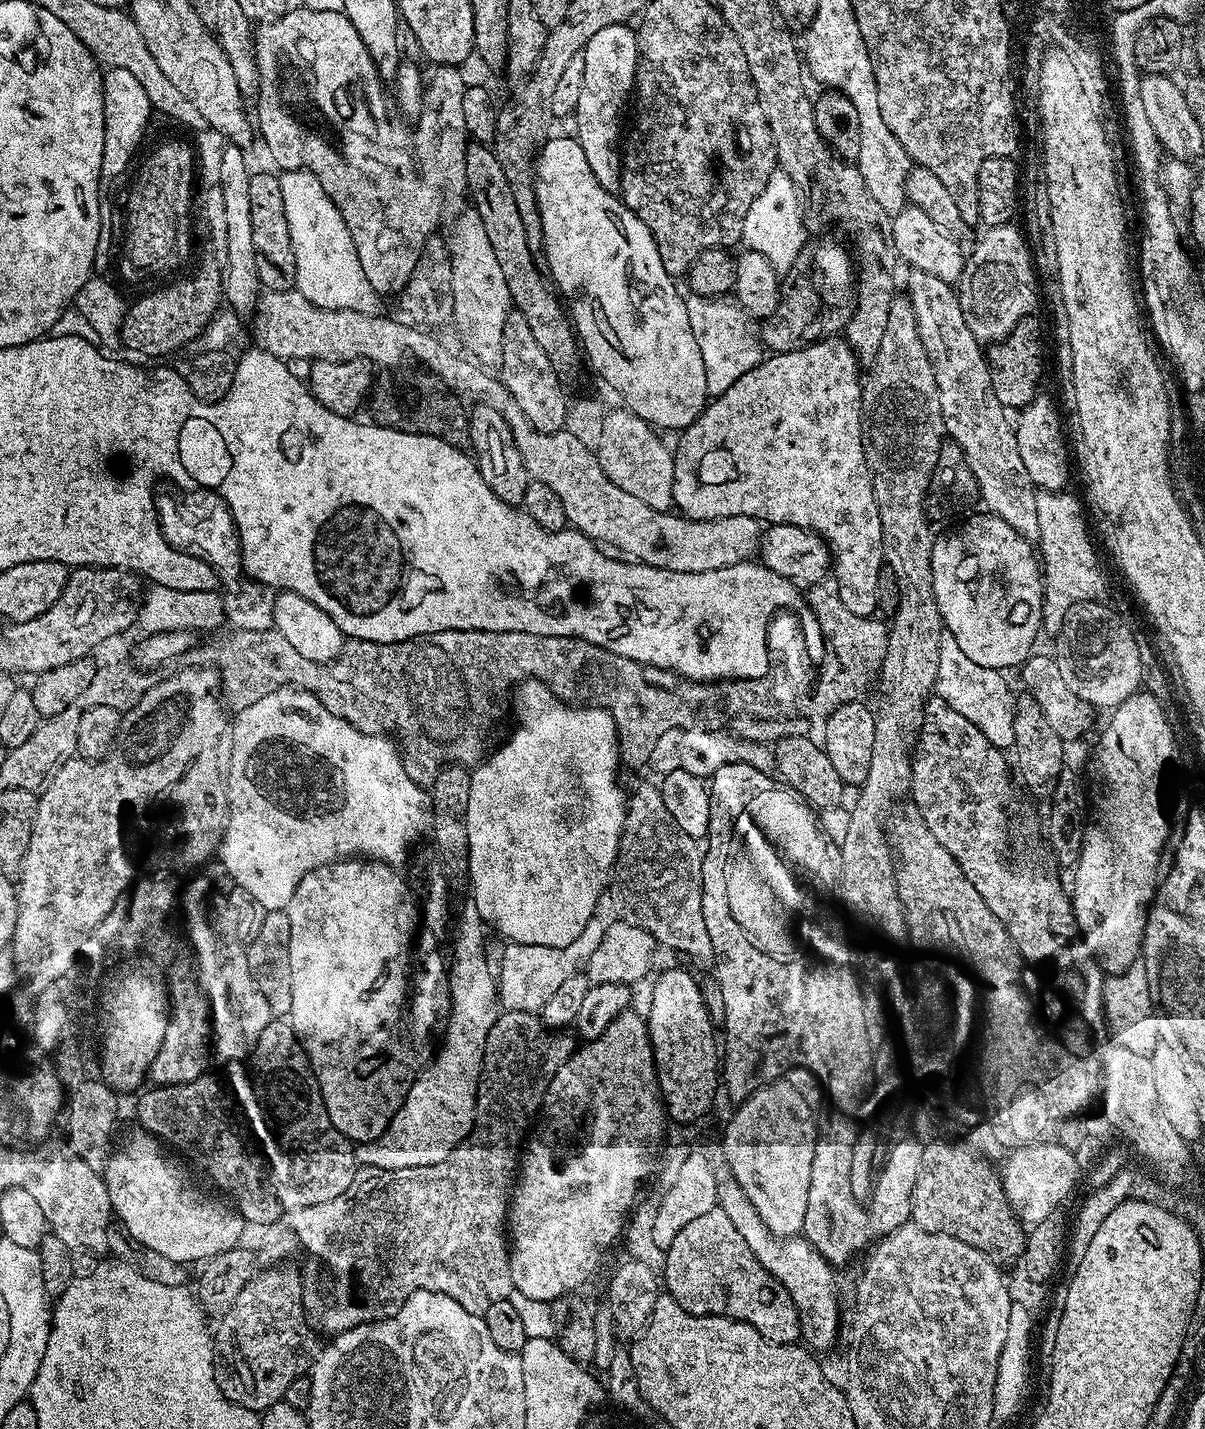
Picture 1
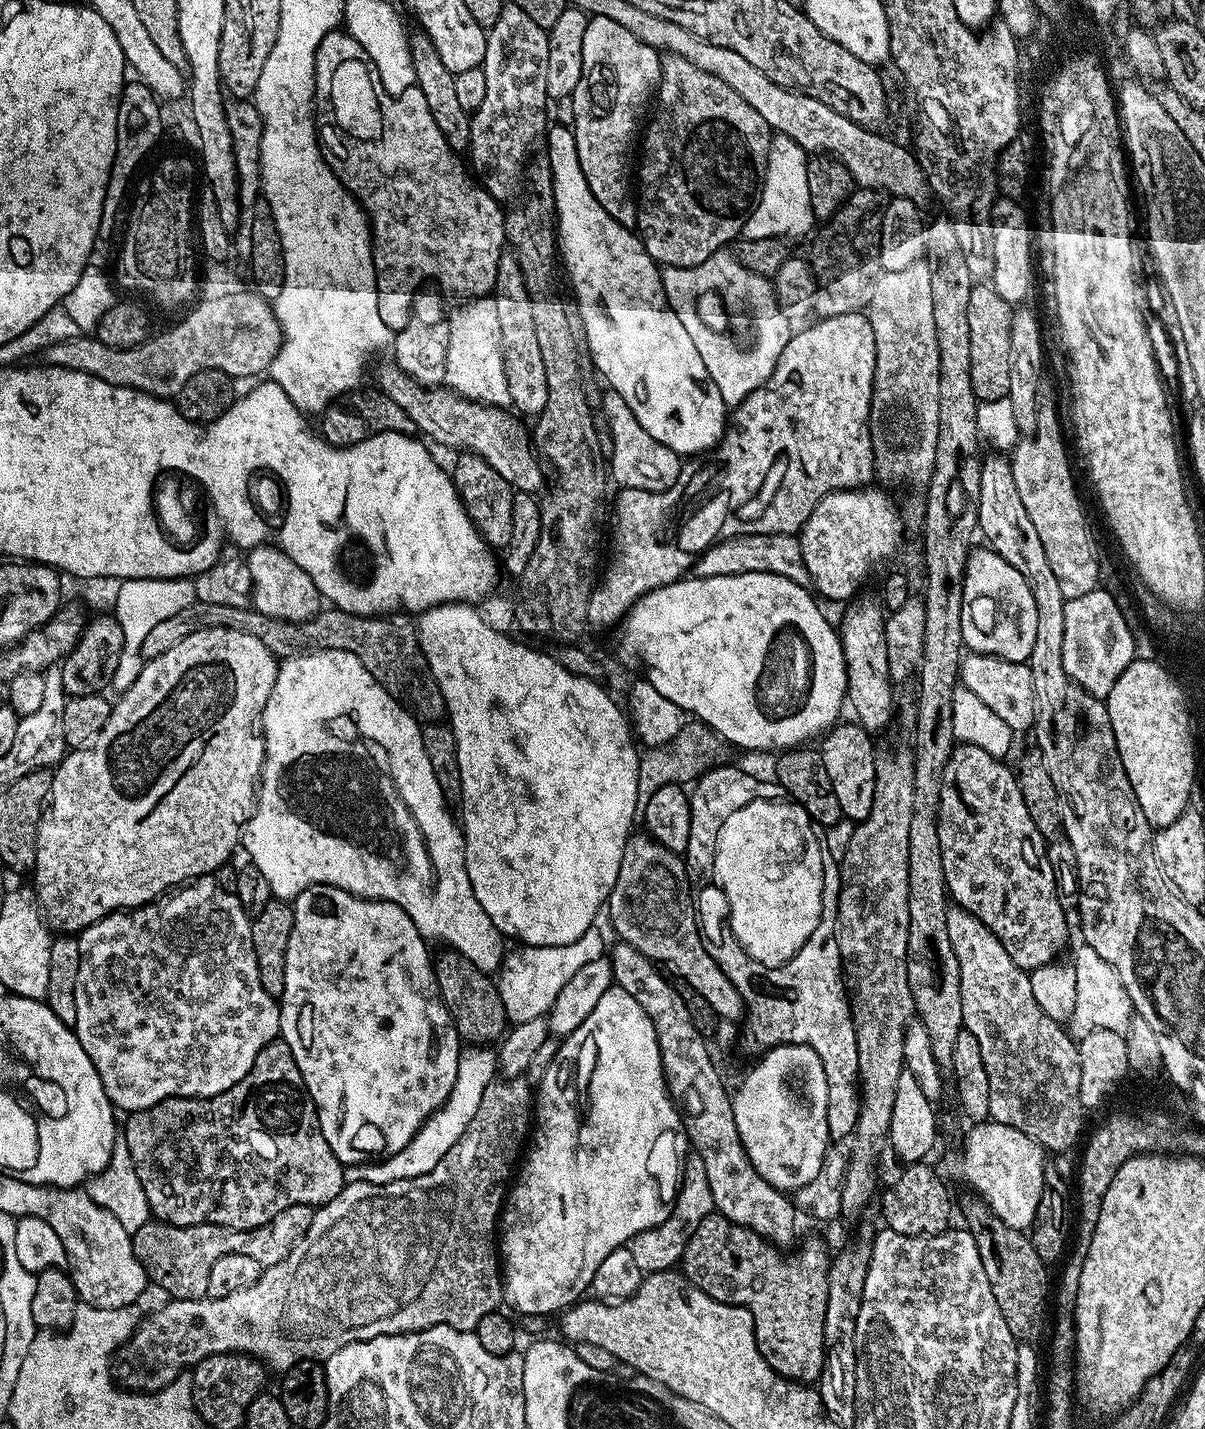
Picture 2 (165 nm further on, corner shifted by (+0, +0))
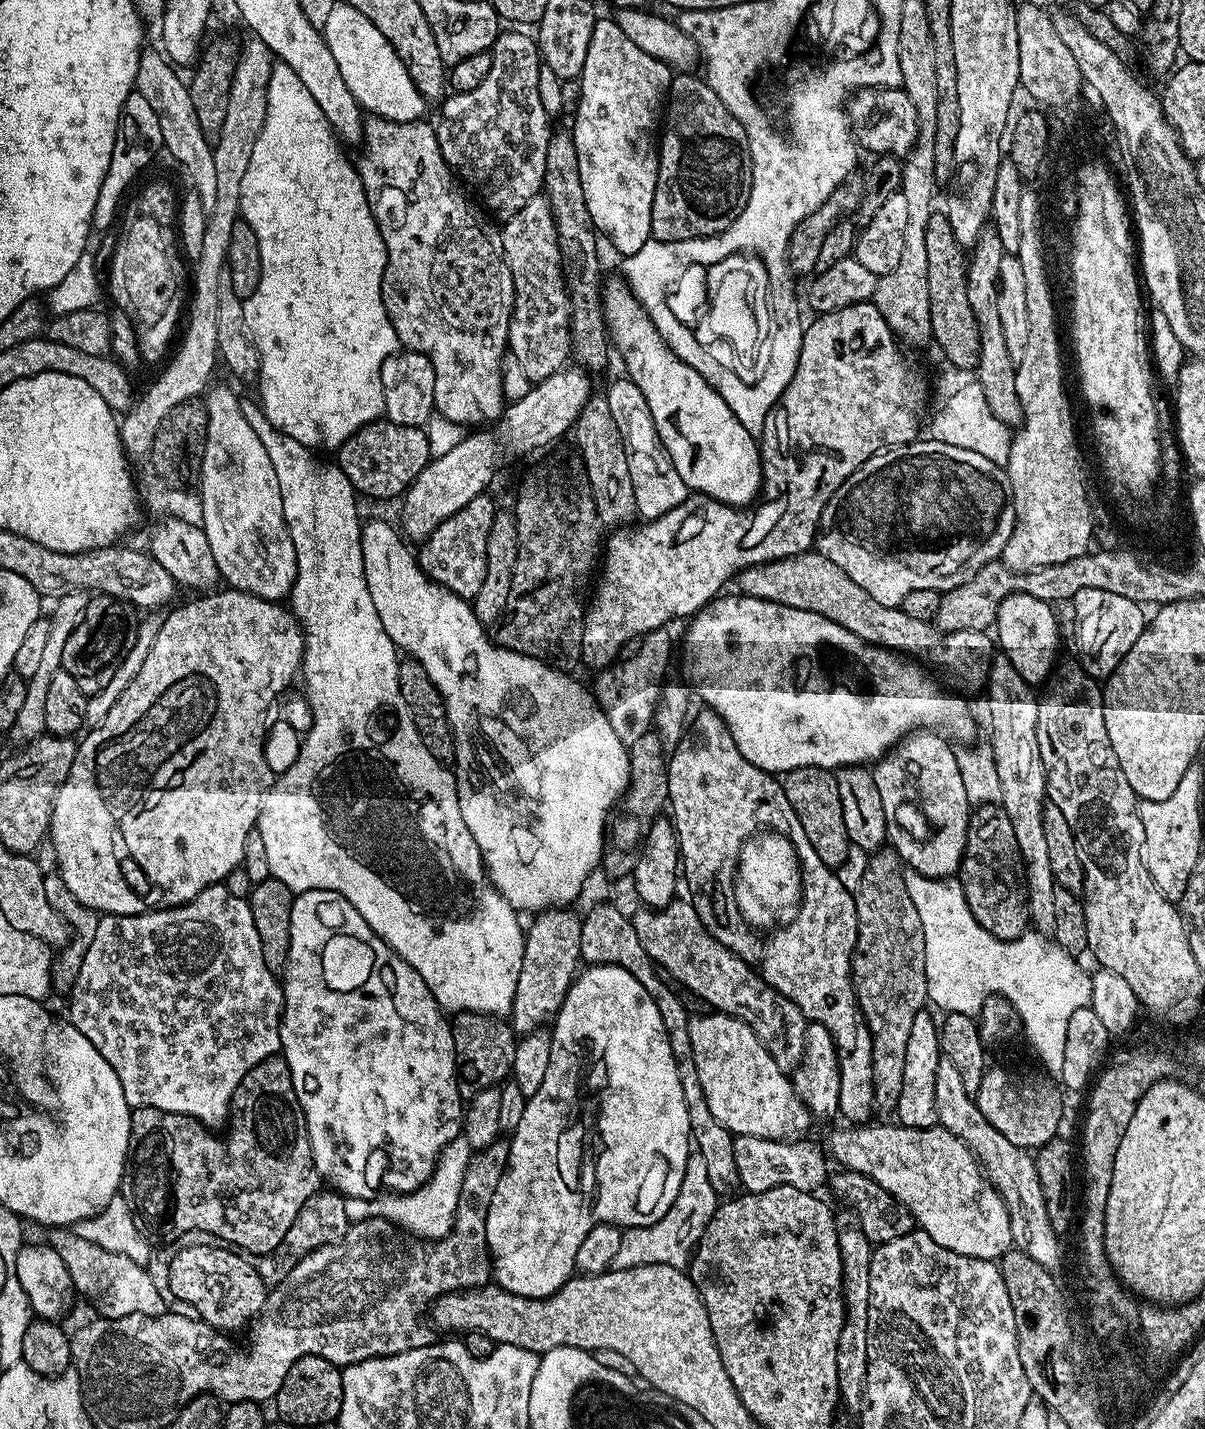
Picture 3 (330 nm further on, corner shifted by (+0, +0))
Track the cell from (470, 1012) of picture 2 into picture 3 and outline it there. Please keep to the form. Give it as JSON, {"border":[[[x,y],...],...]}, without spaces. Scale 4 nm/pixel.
{"border":[[[478,1012],[455,1013],[450,1023],[457,1064],[456,1085],[461,1099],[468,1102],[478,1092],[497,1087],[511,1075],[518,1036],[505,1019]]]}

